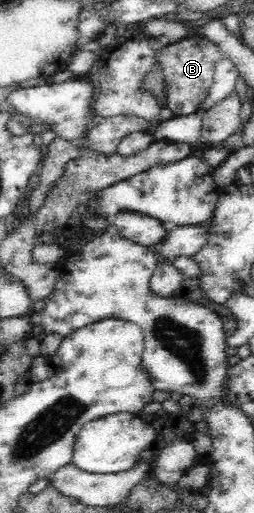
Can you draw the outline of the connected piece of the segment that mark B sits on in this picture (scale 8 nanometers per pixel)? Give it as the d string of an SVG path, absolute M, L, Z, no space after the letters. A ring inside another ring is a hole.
M203 34L183 38L175 44L168 44L155 51L154 57L157 64L161 66L161 70L163 70L164 87L167 90L166 107L172 110L174 116L185 116L202 107L213 82L214 68L222 56L223 54L217 44L203 36Z

